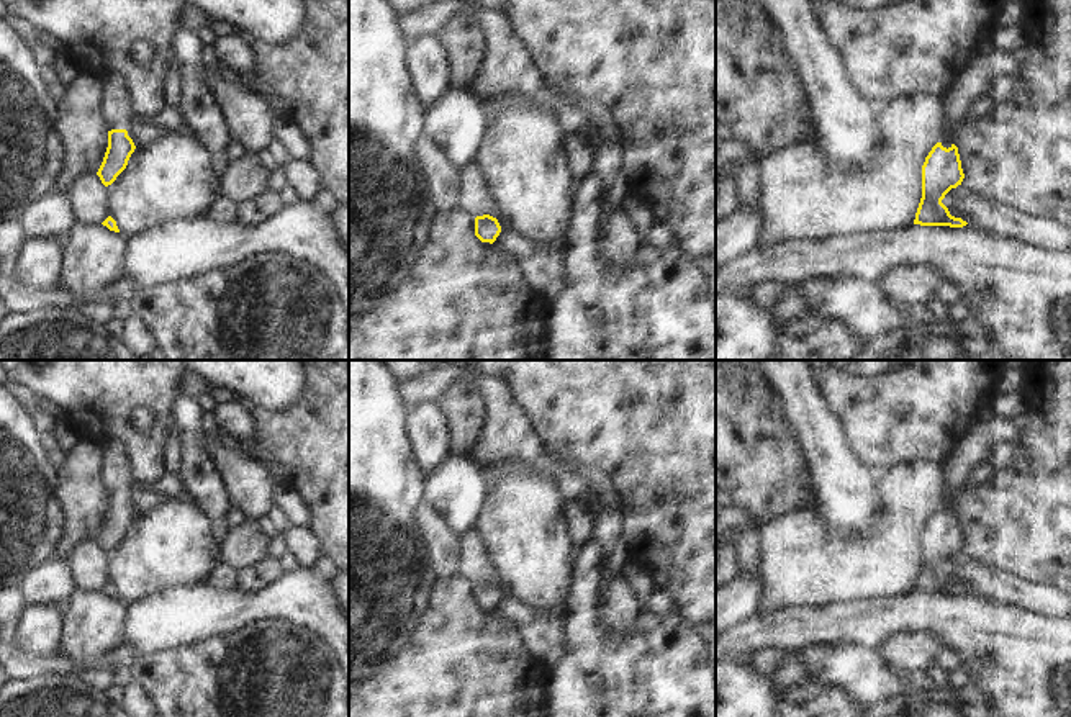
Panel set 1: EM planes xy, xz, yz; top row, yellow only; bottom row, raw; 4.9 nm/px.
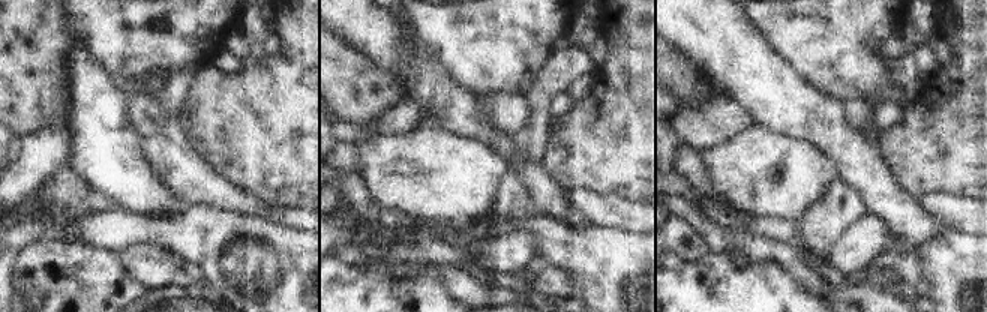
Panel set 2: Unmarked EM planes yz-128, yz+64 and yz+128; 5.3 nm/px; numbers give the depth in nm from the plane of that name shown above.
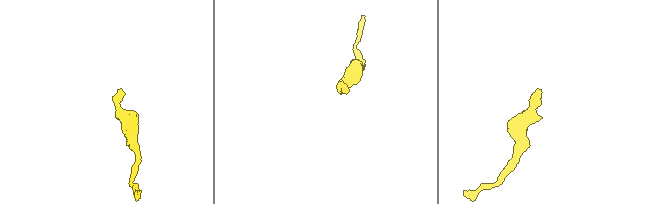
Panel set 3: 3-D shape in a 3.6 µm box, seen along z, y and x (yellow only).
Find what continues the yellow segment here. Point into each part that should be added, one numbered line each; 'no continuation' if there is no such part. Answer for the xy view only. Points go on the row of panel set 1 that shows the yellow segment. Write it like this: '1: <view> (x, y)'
1: xy (113, 100)

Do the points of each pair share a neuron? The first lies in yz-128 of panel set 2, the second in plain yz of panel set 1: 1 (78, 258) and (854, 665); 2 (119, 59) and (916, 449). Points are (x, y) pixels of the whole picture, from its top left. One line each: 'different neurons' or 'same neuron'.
1: same neuron
2: same neuron

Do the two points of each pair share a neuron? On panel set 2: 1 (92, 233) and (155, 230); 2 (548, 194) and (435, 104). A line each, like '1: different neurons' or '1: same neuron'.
1: same neuron
2: same neuron

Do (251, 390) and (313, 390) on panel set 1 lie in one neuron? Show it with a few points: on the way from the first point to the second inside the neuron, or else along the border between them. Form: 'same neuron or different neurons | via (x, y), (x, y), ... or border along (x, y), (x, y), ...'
different neurons | border along (307, 377), (303, 393), (285, 411), (271, 411)

